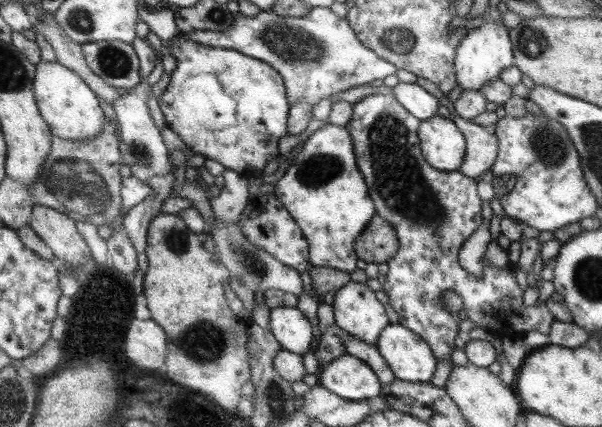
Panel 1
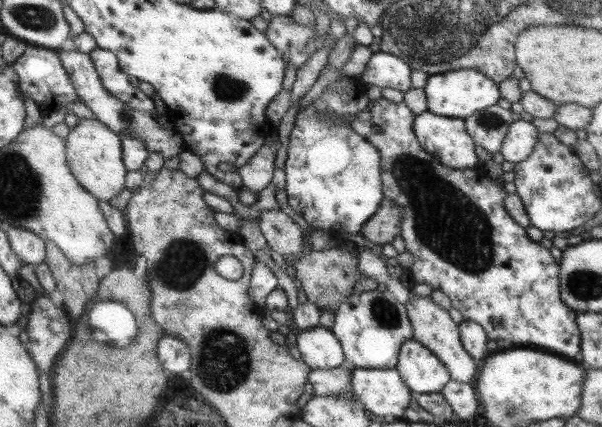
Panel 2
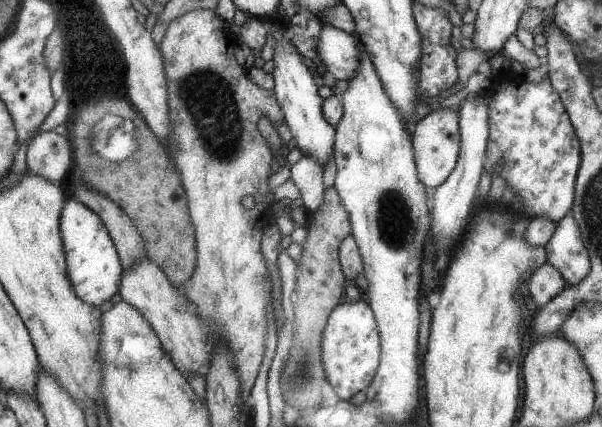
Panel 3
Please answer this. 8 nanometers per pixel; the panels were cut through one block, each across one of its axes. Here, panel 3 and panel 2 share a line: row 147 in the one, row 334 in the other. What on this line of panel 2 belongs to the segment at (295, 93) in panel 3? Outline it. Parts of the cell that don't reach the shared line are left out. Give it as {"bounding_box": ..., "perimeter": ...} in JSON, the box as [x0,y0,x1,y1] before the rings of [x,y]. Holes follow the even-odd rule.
{"bounding_box":[295,324,346,369],"perimeter":[[[320,324],[299,329],[295,348],[300,354],[301,361],[310,369],[334,369],[346,364],[339,341],[329,329]]]}

